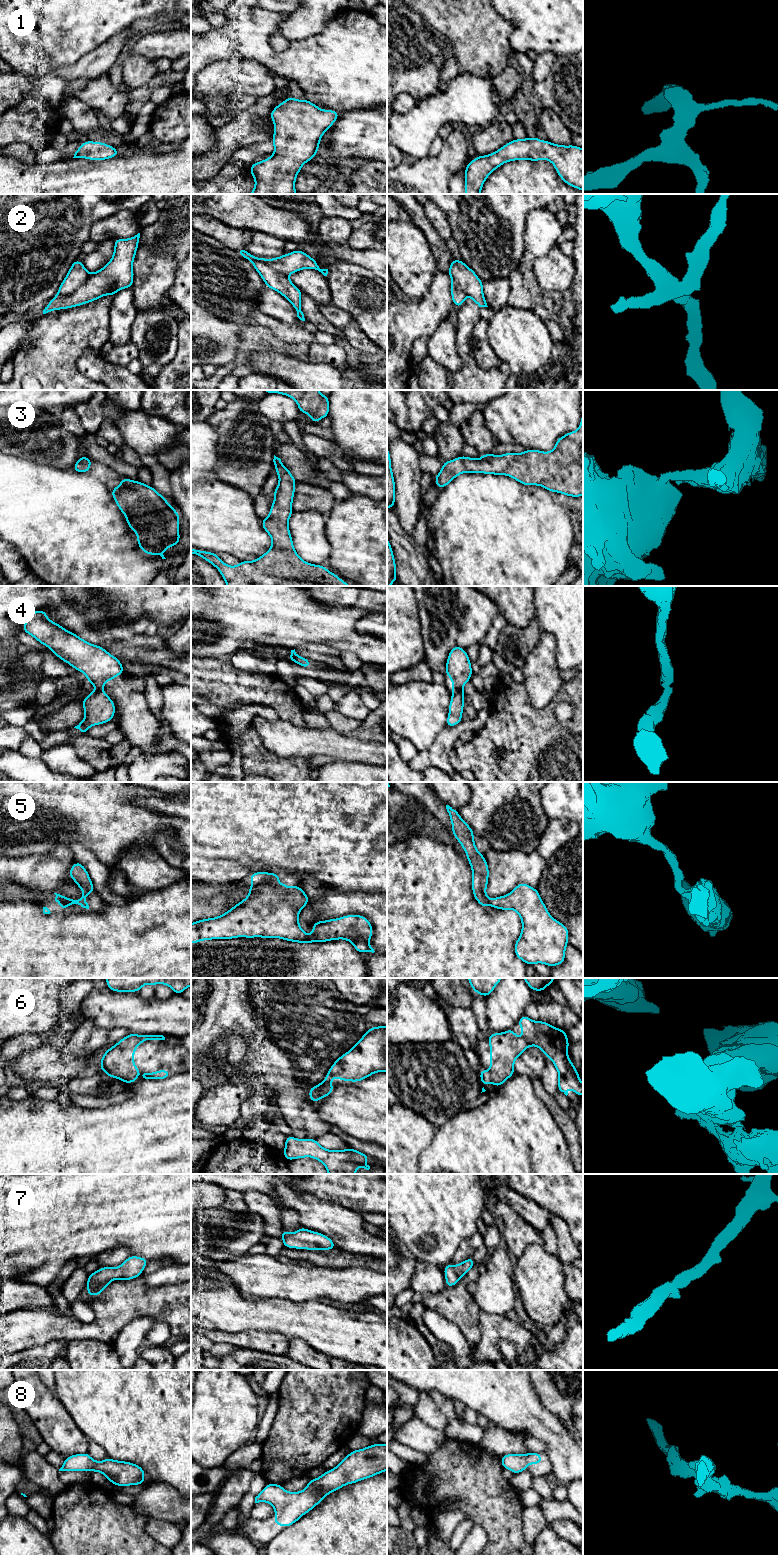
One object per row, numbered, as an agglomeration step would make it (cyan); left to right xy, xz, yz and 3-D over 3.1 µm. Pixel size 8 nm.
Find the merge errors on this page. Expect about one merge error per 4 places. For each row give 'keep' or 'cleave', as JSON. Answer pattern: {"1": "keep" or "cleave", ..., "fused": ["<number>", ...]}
{"1": "keep", "2": "cleave", "3": "keep", "4": "cleave", "5": "keep", "6": "keep", "7": "keep", "8": "keep", "fused": ["2", "4"]}

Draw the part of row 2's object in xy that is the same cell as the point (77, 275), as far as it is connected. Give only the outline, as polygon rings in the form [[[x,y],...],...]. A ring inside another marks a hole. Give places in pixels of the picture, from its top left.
[[[75,260],[71,268],[66,274],[65,279],[62,281],[58,293],[61,295],[70,295],[74,293],[81,285],[85,283],[89,272],[84,267],[80,260]]]

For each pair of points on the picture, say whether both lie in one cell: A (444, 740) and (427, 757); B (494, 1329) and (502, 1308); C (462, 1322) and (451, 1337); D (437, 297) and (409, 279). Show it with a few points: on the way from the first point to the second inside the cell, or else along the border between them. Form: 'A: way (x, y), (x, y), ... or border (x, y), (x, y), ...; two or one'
A: way (441, 744), (431, 754); one
B: border (481, 1309), (490, 1313), (511, 1315); two
C: border (438, 1313), (454, 1322), (471, 1346); two
D: border (438, 270), (430, 290), (418, 300), (411, 301); two

